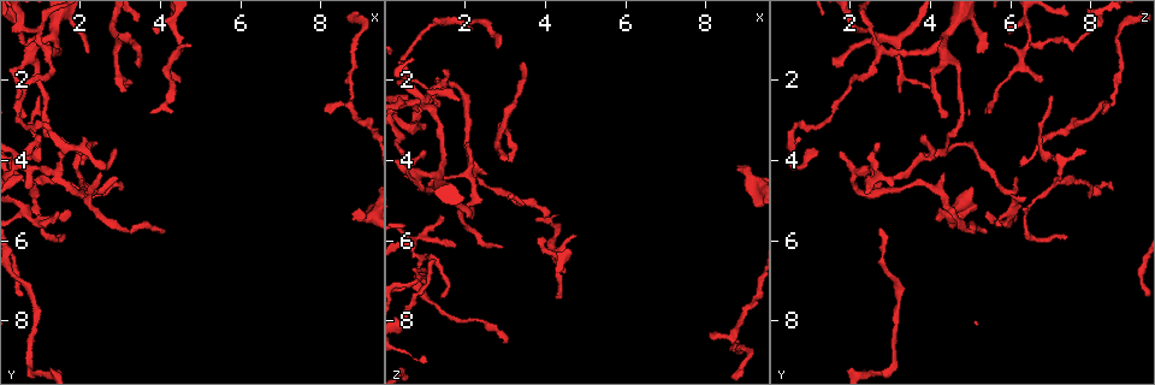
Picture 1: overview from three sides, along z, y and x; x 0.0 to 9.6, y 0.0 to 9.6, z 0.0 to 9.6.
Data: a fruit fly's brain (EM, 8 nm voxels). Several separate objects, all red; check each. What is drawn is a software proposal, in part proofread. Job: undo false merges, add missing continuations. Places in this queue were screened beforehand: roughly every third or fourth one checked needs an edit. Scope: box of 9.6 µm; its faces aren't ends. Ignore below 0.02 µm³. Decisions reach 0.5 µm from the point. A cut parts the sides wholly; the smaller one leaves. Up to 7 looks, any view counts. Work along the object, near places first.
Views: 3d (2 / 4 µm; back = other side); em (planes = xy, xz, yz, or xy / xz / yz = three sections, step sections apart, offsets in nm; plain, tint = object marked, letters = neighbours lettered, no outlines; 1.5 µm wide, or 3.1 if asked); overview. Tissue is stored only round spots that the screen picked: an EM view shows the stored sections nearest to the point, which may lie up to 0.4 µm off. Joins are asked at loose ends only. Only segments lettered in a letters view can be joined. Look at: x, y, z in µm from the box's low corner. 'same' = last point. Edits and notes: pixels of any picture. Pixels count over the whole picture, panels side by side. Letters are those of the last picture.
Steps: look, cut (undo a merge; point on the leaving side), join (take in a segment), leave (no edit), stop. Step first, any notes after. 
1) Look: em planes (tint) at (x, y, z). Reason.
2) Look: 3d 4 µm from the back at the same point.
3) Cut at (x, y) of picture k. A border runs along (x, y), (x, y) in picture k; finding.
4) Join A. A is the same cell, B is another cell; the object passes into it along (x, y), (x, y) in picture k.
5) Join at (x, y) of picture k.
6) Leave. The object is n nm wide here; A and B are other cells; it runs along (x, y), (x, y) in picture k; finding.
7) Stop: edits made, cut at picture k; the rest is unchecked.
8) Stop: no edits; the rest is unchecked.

Look: em planes (letters) at (1.15, 1.30, 2.85). Three-way junction.

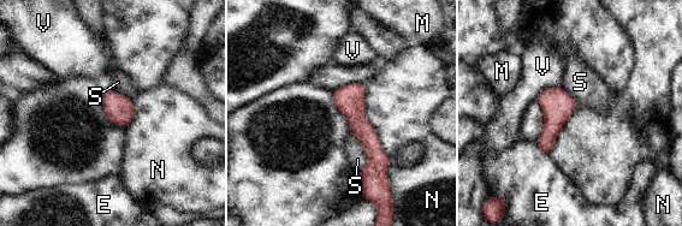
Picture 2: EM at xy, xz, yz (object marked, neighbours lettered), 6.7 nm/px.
Leave. E, M, N, S and V are other cells; a border runs along (351, 131), (367, 159), (359, 172) in picture 2; all the same neuron.

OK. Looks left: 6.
Look: em yz step 8 (tint) at (0.95, 2.35, 7.10).

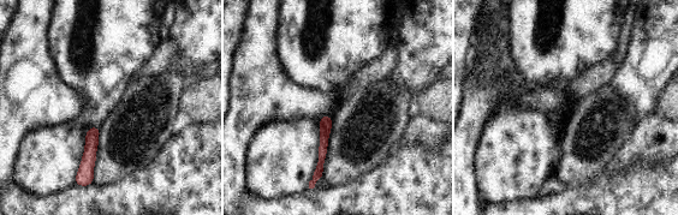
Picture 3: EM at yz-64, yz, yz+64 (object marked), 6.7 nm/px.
Look: em planes (letters) at the same point. Another direction.

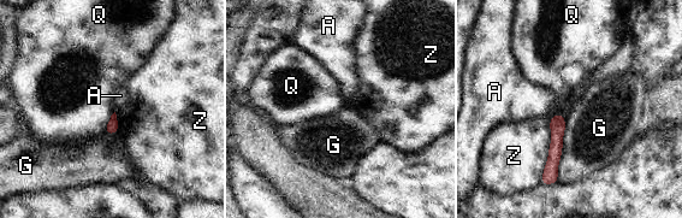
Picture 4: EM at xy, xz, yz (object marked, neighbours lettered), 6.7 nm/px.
Leave. A, G, Q and Z are other cells; a border runs along (565, 117), (565, 131), (557, 181) in picture 4; no lettered segment goes on from it.

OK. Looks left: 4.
Look: em planes (plain) at (4.45, 2.05, 6.80). An open end.

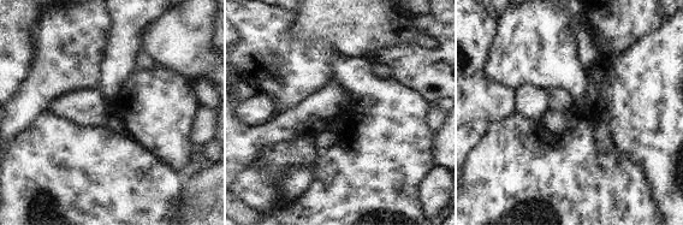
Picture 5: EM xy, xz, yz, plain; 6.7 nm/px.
Look: em planes (letters) at the same point. See the neighbours.

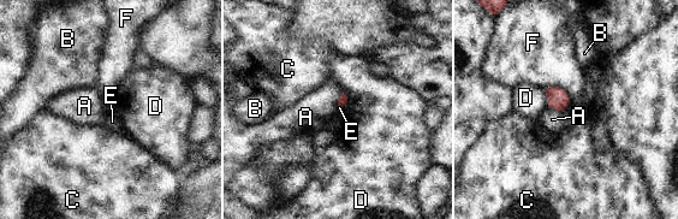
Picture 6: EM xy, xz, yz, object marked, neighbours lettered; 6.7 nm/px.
Leave. The longest contact is with F, 200 nm; A, B, C, D, E and F are other cells; no lettered segment goes on from it.

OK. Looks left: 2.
Stop: no edits; the rest is unchecked.

